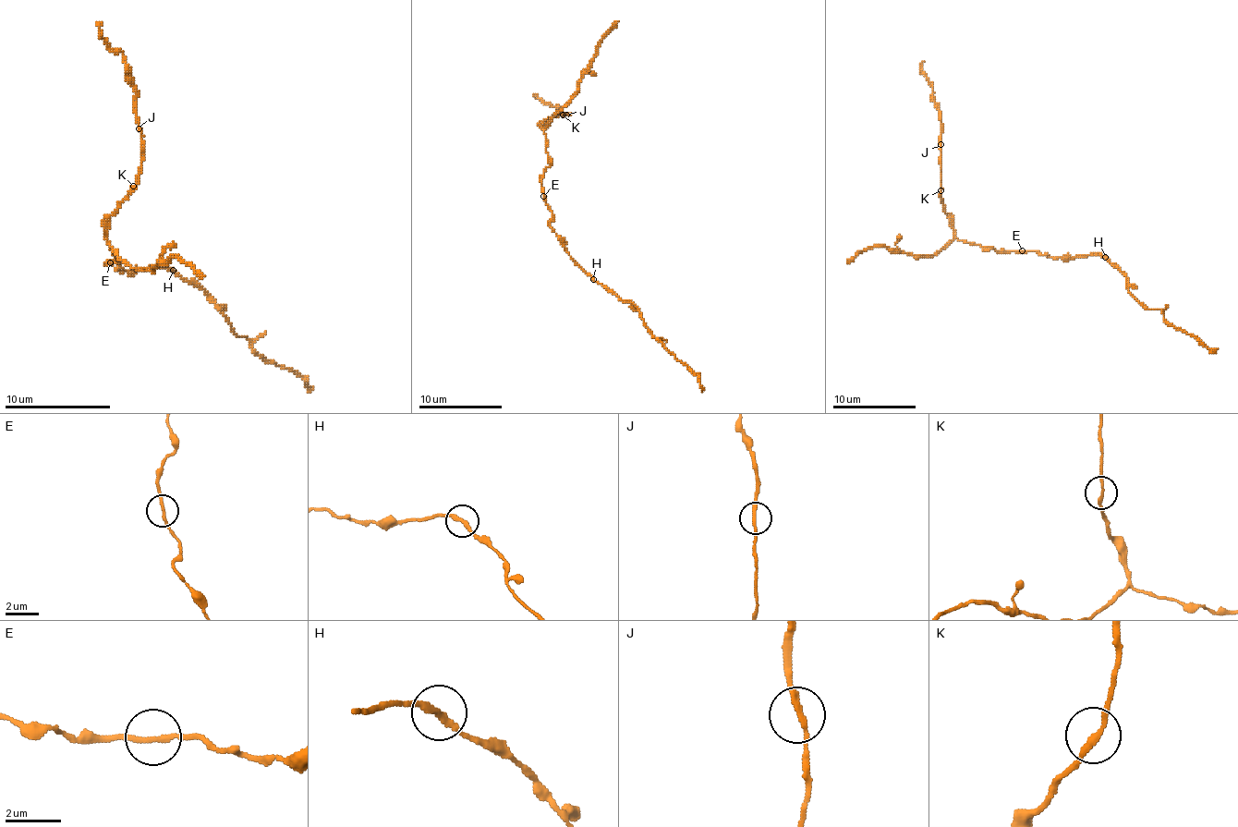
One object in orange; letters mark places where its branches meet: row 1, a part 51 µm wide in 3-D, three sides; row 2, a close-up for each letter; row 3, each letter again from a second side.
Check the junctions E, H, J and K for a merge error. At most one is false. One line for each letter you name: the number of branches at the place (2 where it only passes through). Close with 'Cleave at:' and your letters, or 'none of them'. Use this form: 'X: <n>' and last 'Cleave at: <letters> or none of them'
H: 2
Cleave at: H

